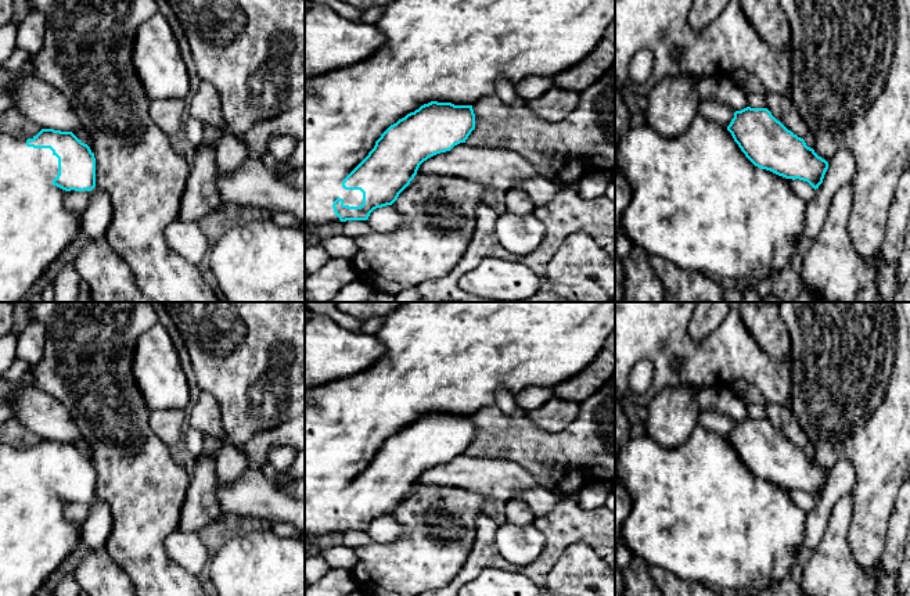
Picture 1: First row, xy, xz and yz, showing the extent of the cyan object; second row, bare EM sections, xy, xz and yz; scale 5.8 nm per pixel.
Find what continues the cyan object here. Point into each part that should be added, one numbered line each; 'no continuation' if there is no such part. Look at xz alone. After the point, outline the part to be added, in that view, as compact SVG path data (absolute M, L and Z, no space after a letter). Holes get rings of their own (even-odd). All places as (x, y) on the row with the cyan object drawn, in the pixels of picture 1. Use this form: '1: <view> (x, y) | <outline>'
1: xz (454, 51) | M395 0L385 6L382 17L375 24L385 36L384 44L363 62L312 78L313 93L305 93L305 226L313 227L339 220L332 208L338 197L344 200L344 205L360 207L363 204L363 193L360 190L345 190L342 182L368 155L381 134L407 114L431 101L474 105L481 98L496 94L496 82L500 78L507 78L514 85L528 76L553 79L586 58L614 21L615 0Z

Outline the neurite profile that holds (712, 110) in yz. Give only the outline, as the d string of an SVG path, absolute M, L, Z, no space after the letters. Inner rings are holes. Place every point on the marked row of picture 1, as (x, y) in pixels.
M719 100L702 101L697 109L697 115L701 115L708 121L713 121L724 128L730 125L734 118L734 112L735 111L731 107Z

